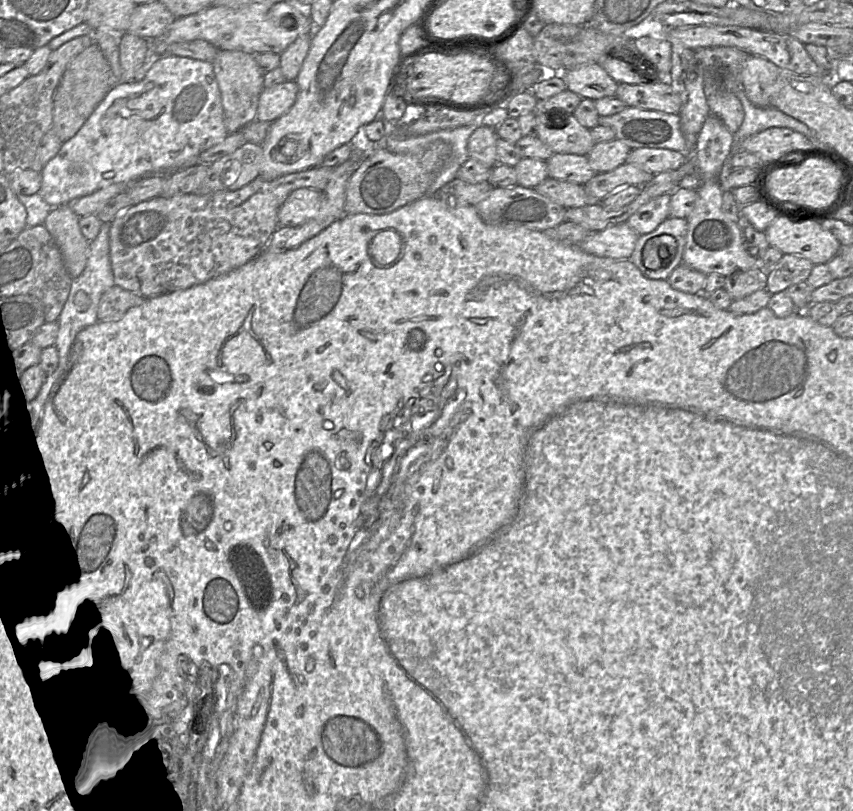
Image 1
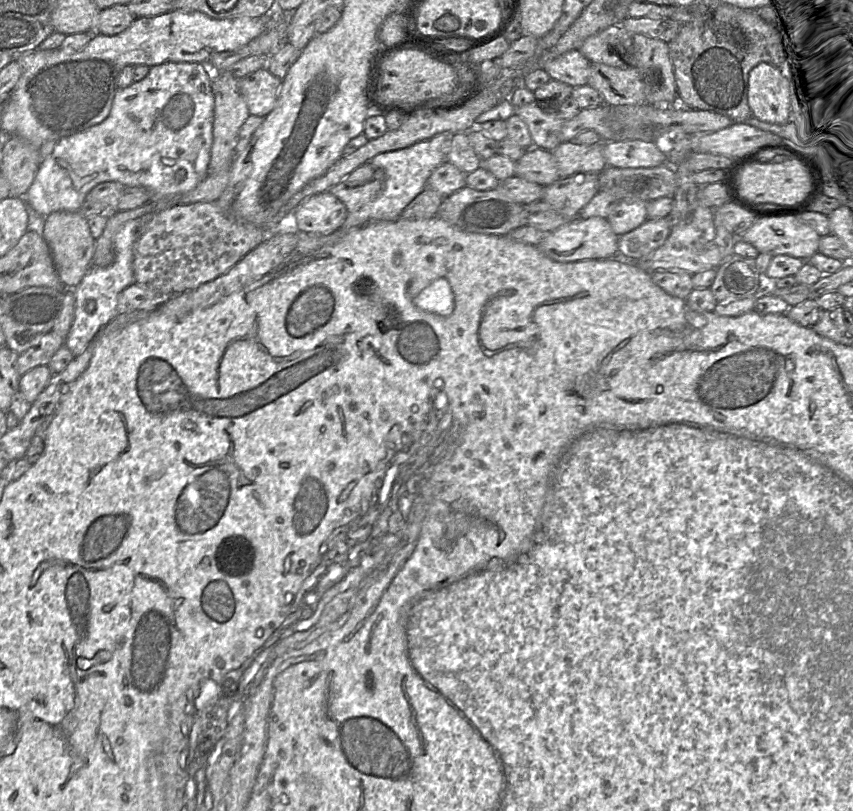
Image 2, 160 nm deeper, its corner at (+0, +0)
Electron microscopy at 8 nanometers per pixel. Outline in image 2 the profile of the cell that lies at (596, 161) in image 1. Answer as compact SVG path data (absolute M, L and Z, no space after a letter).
M563 142L549 151L557 163L560 178L576 173L600 173L607 167L604 142L594 145Z

